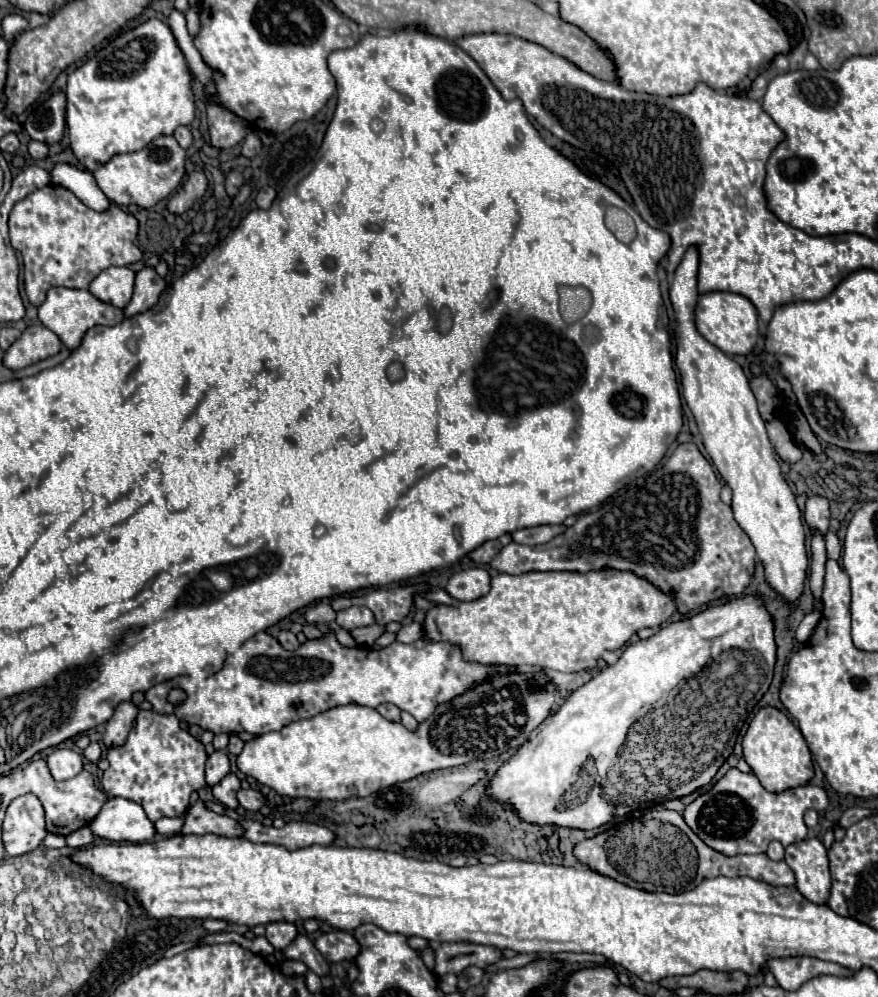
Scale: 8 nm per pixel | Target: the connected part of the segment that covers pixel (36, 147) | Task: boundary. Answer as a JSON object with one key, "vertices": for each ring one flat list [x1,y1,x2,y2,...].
{"vertices":[[32,140,32,142,28,144,28,152,30,152,30,156,32,156,34,160,42,160,42,158,48,156,48,144,42,144,42,142]]}

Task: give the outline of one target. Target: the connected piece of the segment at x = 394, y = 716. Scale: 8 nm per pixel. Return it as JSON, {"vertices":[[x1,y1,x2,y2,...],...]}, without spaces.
{"vertices":[[380,704,376,710,378,710,386,720,390,720,390,722,400,722,400,708,398,708,398,706,394,706,394,704]]}

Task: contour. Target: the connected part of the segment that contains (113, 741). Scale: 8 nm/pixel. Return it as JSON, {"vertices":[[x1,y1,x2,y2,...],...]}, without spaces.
{"vertices":[[122,702,112,718,106,722,106,732,104,732,104,746,106,748,118,748,126,742,126,736,132,728,132,722,138,714,138,708,132,702]]}

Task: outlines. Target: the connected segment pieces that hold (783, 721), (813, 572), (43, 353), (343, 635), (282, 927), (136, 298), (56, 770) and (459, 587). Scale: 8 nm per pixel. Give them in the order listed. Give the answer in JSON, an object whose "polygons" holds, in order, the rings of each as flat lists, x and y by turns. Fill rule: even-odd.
{"polygons":[[[766,706,758,710,758,714,748,724,742,748,744,760,752,768,752,774,770,792,784,792,788,788,804,786,814,776,812,754,800,728,794,726,794,722,778,708]],[[814,534,812,540,812,562,810,562,810,590,812,590,812,606,820,608,820,594,824,586,824,564,826,564,826,548,824,548,824,536]],[[42,324,30,326,22,336,4,352,4,366,10,370,20,370,40,360,46,360,62,350,60,338]],[[332,622,332,624,328,624,328,628,336,632,336,638,338,638,338,640,340,640,344,646,348,646,348,648,354,648,354,646,356,646,356,642,354,642,354,638,350,636,350,632,348,632,348,630,338,628,334,622]],[[274,922,266,924,266,938,276,950,284,950,298,936,298,928,290,922]],[[142,268,136,274,134,296,132,296,130,304,122,310,124,316,130,318,130,316,134,316,138,312,150,310,158,302,158,296,162,294,164,288,166,288,166,282,162,278,158,278,158,274,152,268]],[[54,750,48,758,48,768,56,780,68,780,74,778,78,772,82,772,82,756,74,750]],[[468,568,450,576,446,592,456,600,478,600,490,590,490,574,484,568]]]}

